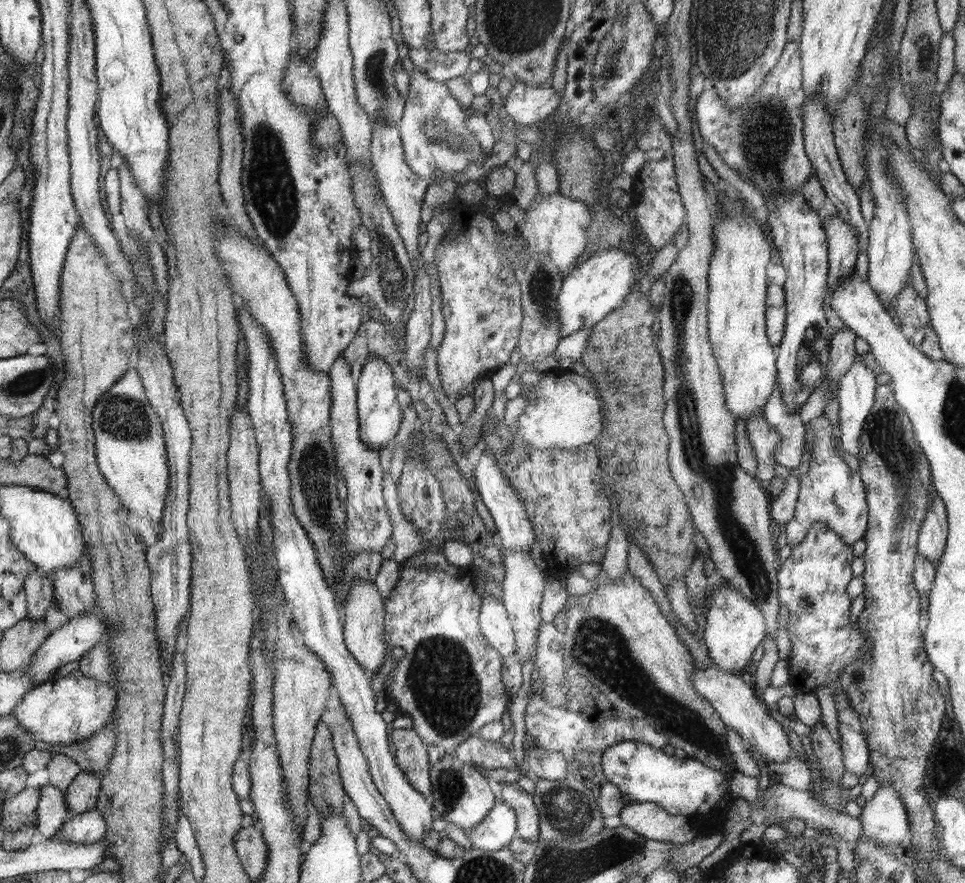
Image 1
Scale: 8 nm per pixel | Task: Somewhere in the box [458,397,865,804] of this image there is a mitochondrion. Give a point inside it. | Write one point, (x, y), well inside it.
(598, 647)

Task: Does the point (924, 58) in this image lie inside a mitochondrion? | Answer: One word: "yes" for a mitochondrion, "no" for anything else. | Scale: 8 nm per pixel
yes

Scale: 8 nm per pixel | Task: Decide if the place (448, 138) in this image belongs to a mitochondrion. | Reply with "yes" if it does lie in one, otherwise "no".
yes

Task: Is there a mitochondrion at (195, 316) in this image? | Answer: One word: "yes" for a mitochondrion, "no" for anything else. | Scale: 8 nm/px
no

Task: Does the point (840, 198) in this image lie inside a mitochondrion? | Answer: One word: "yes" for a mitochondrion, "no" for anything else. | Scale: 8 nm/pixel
no

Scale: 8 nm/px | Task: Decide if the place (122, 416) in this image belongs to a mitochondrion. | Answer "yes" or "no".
yes

